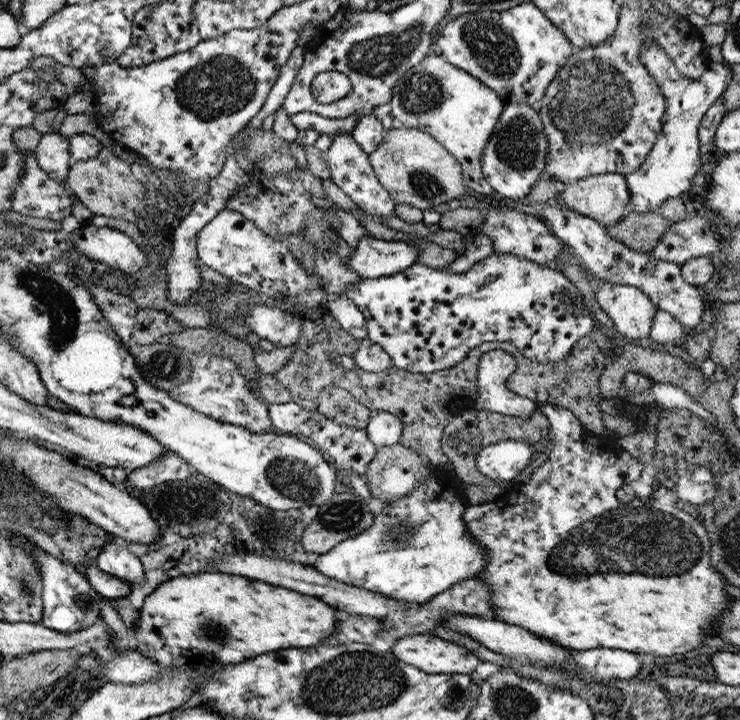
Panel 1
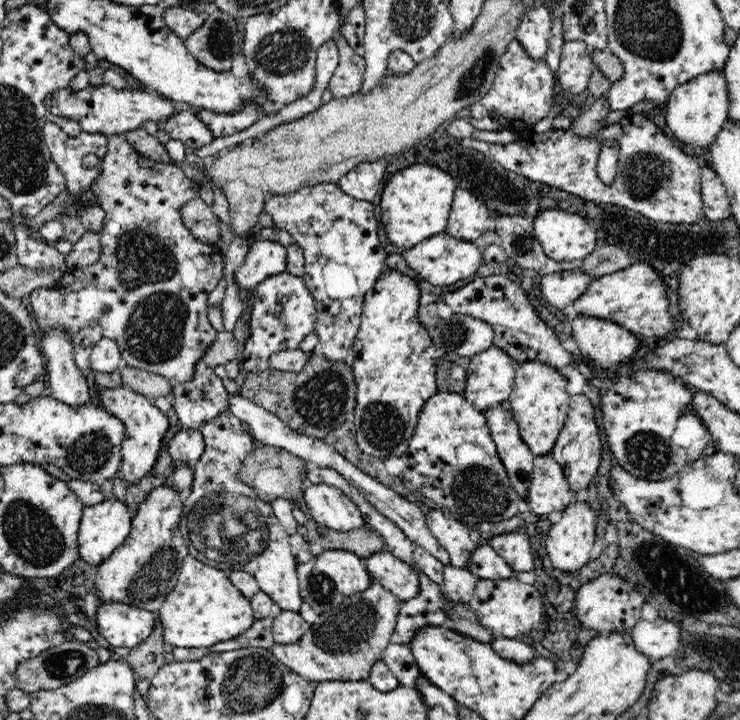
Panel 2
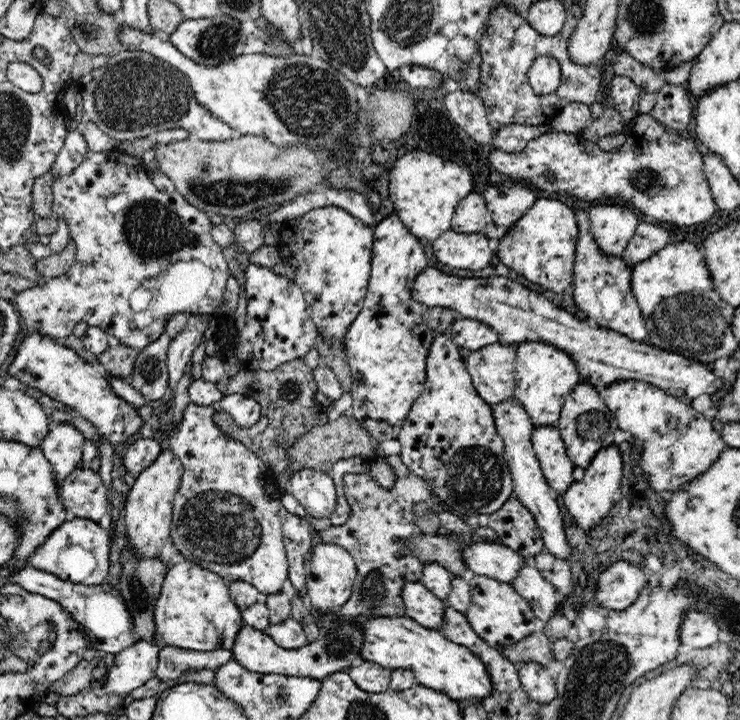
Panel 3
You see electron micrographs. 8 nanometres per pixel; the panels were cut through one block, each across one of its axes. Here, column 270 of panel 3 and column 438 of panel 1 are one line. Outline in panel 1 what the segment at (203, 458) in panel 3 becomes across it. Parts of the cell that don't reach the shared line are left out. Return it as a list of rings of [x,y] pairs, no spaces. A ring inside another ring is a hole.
[[[431,468],[430,477],[417,488],[393,501],[389,501],[381,510],[375,512],[371,527],[357,534],[353,539],[339,542],[331,550],[321,554],[311,567],[317,573],[337,581],[350,584],[355,588],[377,593],[409,603],[423,604],[438,593],[444,592],[452,584],[476,577],[487,564],[485,551],[473,541],[469,531],[465,529],[461,518],[463,509],[469,505],[463,493],[465,486],[456,477],[450,480],[444,471]]]

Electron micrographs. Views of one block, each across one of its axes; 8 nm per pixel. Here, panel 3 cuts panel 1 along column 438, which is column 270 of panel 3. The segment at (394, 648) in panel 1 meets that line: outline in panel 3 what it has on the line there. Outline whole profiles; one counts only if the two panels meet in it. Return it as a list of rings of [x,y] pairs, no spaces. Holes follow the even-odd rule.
[[[245,624],[238,630],[230,652],[235,662],[246,668],[248,672],[324,680],[335,672],[346,671],[350,667],[350,662],[360,656],[362,642],[362,633],[358,631],[358,627],[346,624],[346,627],[340,627],[335,633],[322,632],[318,640],[302,648],[286,650],[280,648],[264,631]]]

